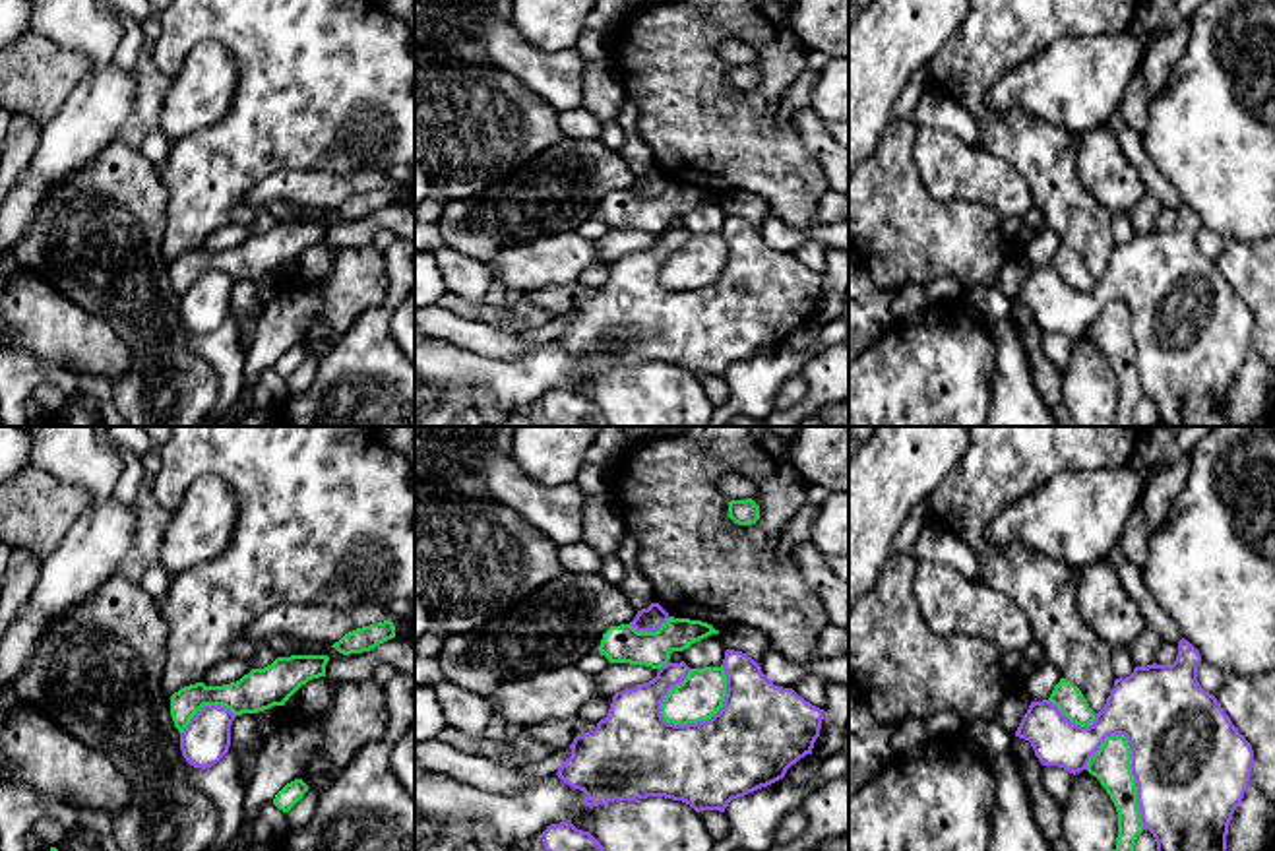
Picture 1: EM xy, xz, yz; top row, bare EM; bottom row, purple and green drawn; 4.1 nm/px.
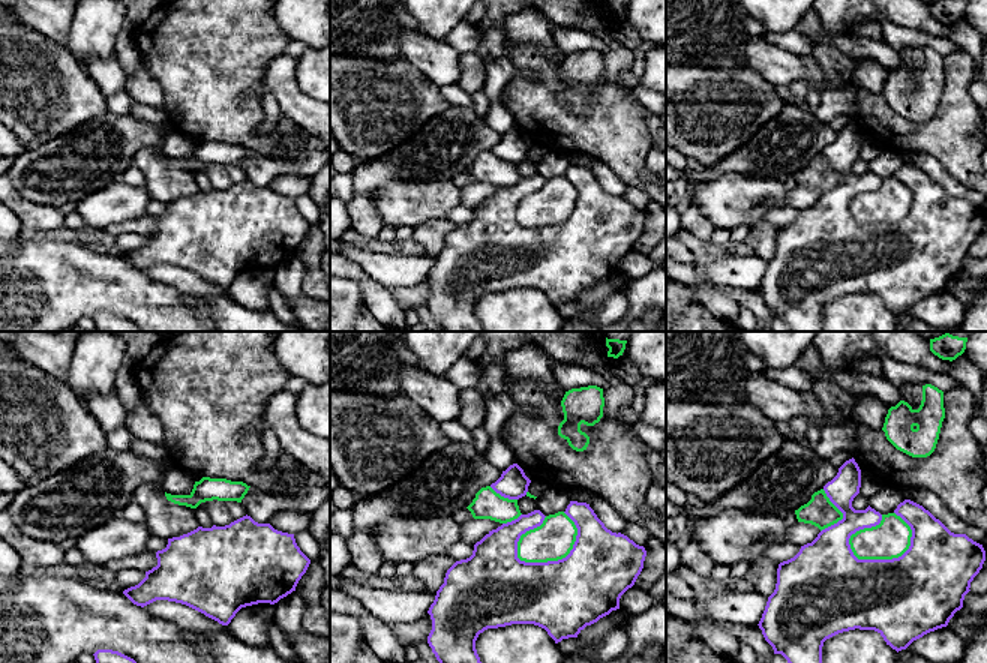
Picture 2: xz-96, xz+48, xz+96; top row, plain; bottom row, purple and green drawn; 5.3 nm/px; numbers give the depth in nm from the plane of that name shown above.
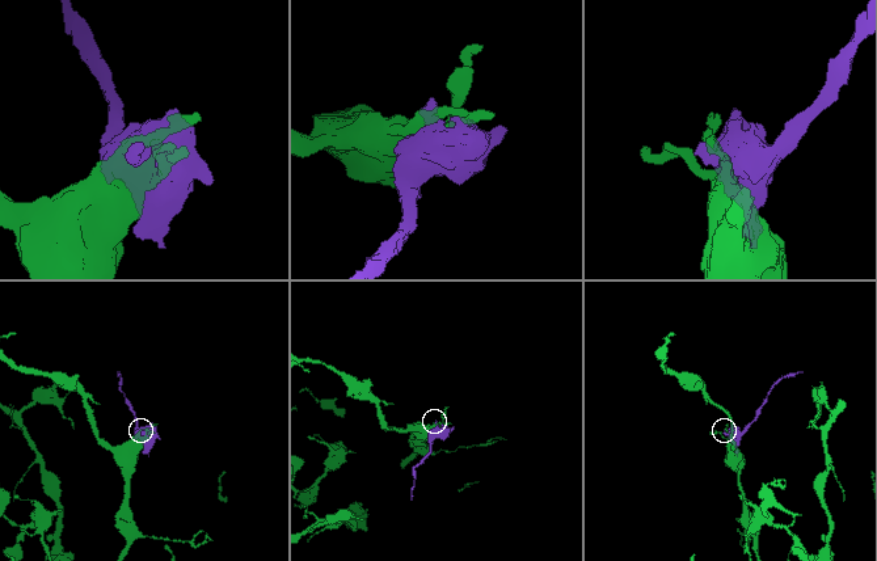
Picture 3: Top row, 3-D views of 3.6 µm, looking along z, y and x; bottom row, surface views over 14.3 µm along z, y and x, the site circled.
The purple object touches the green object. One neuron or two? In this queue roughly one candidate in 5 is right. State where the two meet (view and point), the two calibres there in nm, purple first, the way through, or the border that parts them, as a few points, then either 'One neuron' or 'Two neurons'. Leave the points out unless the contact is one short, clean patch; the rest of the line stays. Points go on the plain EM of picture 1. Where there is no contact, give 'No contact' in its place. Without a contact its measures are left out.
Touches purple at xz (714, 282). Thickness 380 nm (purple) against 190 nm. Two neurons

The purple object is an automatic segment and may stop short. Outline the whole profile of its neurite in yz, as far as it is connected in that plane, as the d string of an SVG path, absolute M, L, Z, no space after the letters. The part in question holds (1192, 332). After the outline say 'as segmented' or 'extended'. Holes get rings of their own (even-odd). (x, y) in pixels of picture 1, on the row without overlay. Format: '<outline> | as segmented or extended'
M1182 204L1172 231L1135 233L1130 242L1116 244L1089 293L1072 289L1050 266L1042 266L1031 268L1015 297L1015 302L1031 308L1042 331L1058 331L1073 341L1087 335L1106 302L1124 300L1132 314L1143 395L1153 399L1163 426L1230 426L1228 390L1250 353L1254 333L1252 310L1217 264L1199 252L1199 229L1199 217Z | as segmented

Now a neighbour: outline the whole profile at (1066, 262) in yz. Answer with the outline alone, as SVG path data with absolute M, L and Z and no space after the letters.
M1066 246L1054 252L1048 264L1072 289L1089 293L1095 287L1095 277L1089 273L1087 266L1083 264L1081 256Z

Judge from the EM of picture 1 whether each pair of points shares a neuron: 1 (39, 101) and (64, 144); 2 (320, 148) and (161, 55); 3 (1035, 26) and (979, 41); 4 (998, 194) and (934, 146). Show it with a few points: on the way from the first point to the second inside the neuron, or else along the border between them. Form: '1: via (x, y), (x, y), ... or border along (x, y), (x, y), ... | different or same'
1: border along (78, 84), (43, 126) | different
2: via (299, 103), (225, 30), (206, 30) | same
3: via (1022, 26), (1006, 26), (993, 39) | same
4: via (983, 179), (962, 173), (950, 161) | same

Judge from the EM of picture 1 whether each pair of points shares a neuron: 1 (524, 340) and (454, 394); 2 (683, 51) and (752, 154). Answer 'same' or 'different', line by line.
1: different
2: same

